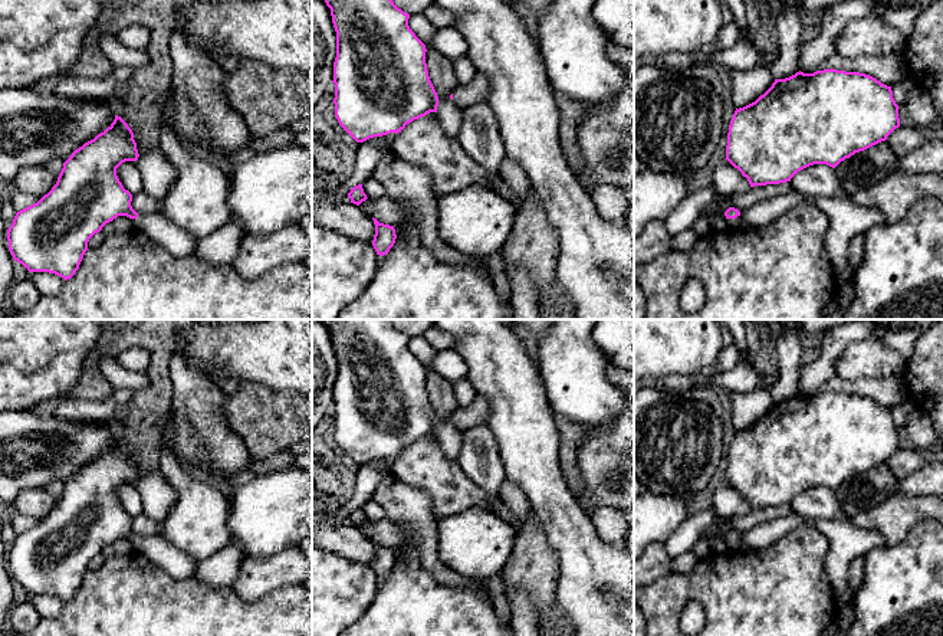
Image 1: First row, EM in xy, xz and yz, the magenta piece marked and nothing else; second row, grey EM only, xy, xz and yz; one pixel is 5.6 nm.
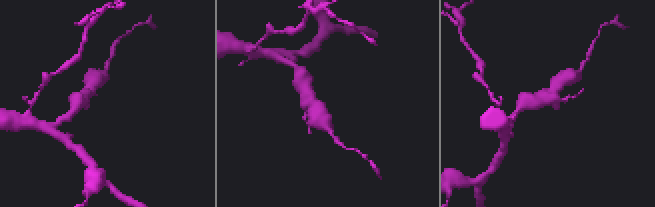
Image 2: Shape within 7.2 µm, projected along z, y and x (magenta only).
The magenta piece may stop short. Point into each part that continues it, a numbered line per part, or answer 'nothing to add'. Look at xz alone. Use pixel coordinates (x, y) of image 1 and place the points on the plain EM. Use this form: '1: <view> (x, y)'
1: xz (477, 413)

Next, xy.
1: xy (180, 566)

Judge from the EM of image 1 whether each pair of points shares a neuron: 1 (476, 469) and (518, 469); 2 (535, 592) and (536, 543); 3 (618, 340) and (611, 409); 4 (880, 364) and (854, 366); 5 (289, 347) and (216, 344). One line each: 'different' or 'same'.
1: different
2: same
3: different
4: same
5: same

